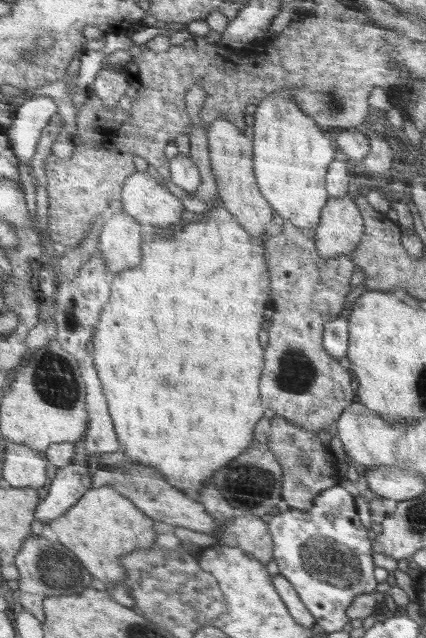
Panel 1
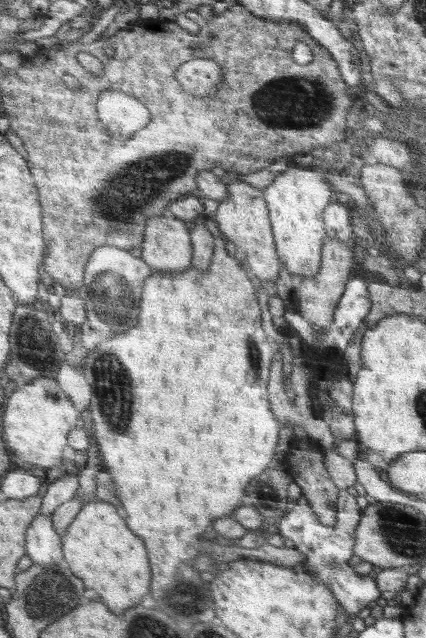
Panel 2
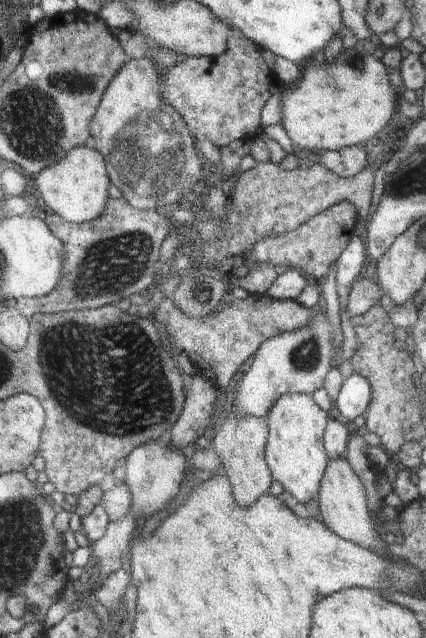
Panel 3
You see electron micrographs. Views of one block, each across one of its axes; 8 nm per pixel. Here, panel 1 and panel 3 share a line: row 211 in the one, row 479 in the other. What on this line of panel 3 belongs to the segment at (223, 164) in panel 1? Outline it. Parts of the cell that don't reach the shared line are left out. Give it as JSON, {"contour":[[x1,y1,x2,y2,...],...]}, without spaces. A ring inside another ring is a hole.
{"contour":[[226,404,227,415,211,444,213,452,218,456,220,463,224,466,224,474,231,482,234,492,235,504,239,508,250,507,263,495,266,495,273,477,266,462,266,447,269,436,266,418,255,418,254,416,240,417]]}

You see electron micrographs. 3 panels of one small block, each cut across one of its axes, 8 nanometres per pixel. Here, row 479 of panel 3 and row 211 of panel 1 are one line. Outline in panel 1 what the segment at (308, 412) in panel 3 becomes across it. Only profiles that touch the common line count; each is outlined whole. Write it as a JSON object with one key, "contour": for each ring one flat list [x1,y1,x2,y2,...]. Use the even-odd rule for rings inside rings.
{"contour":[[288,90,274,92,262,100,257,105,254,116,255,178,256,184,260,186,260,193,266,197,268,205,272,206,272,211,281,216,284,222,290,222,299,230,317,229,322,220,323,208,330,200,326,176,334,160,332,142,324,136,324,132,315,120,296,106]]}

